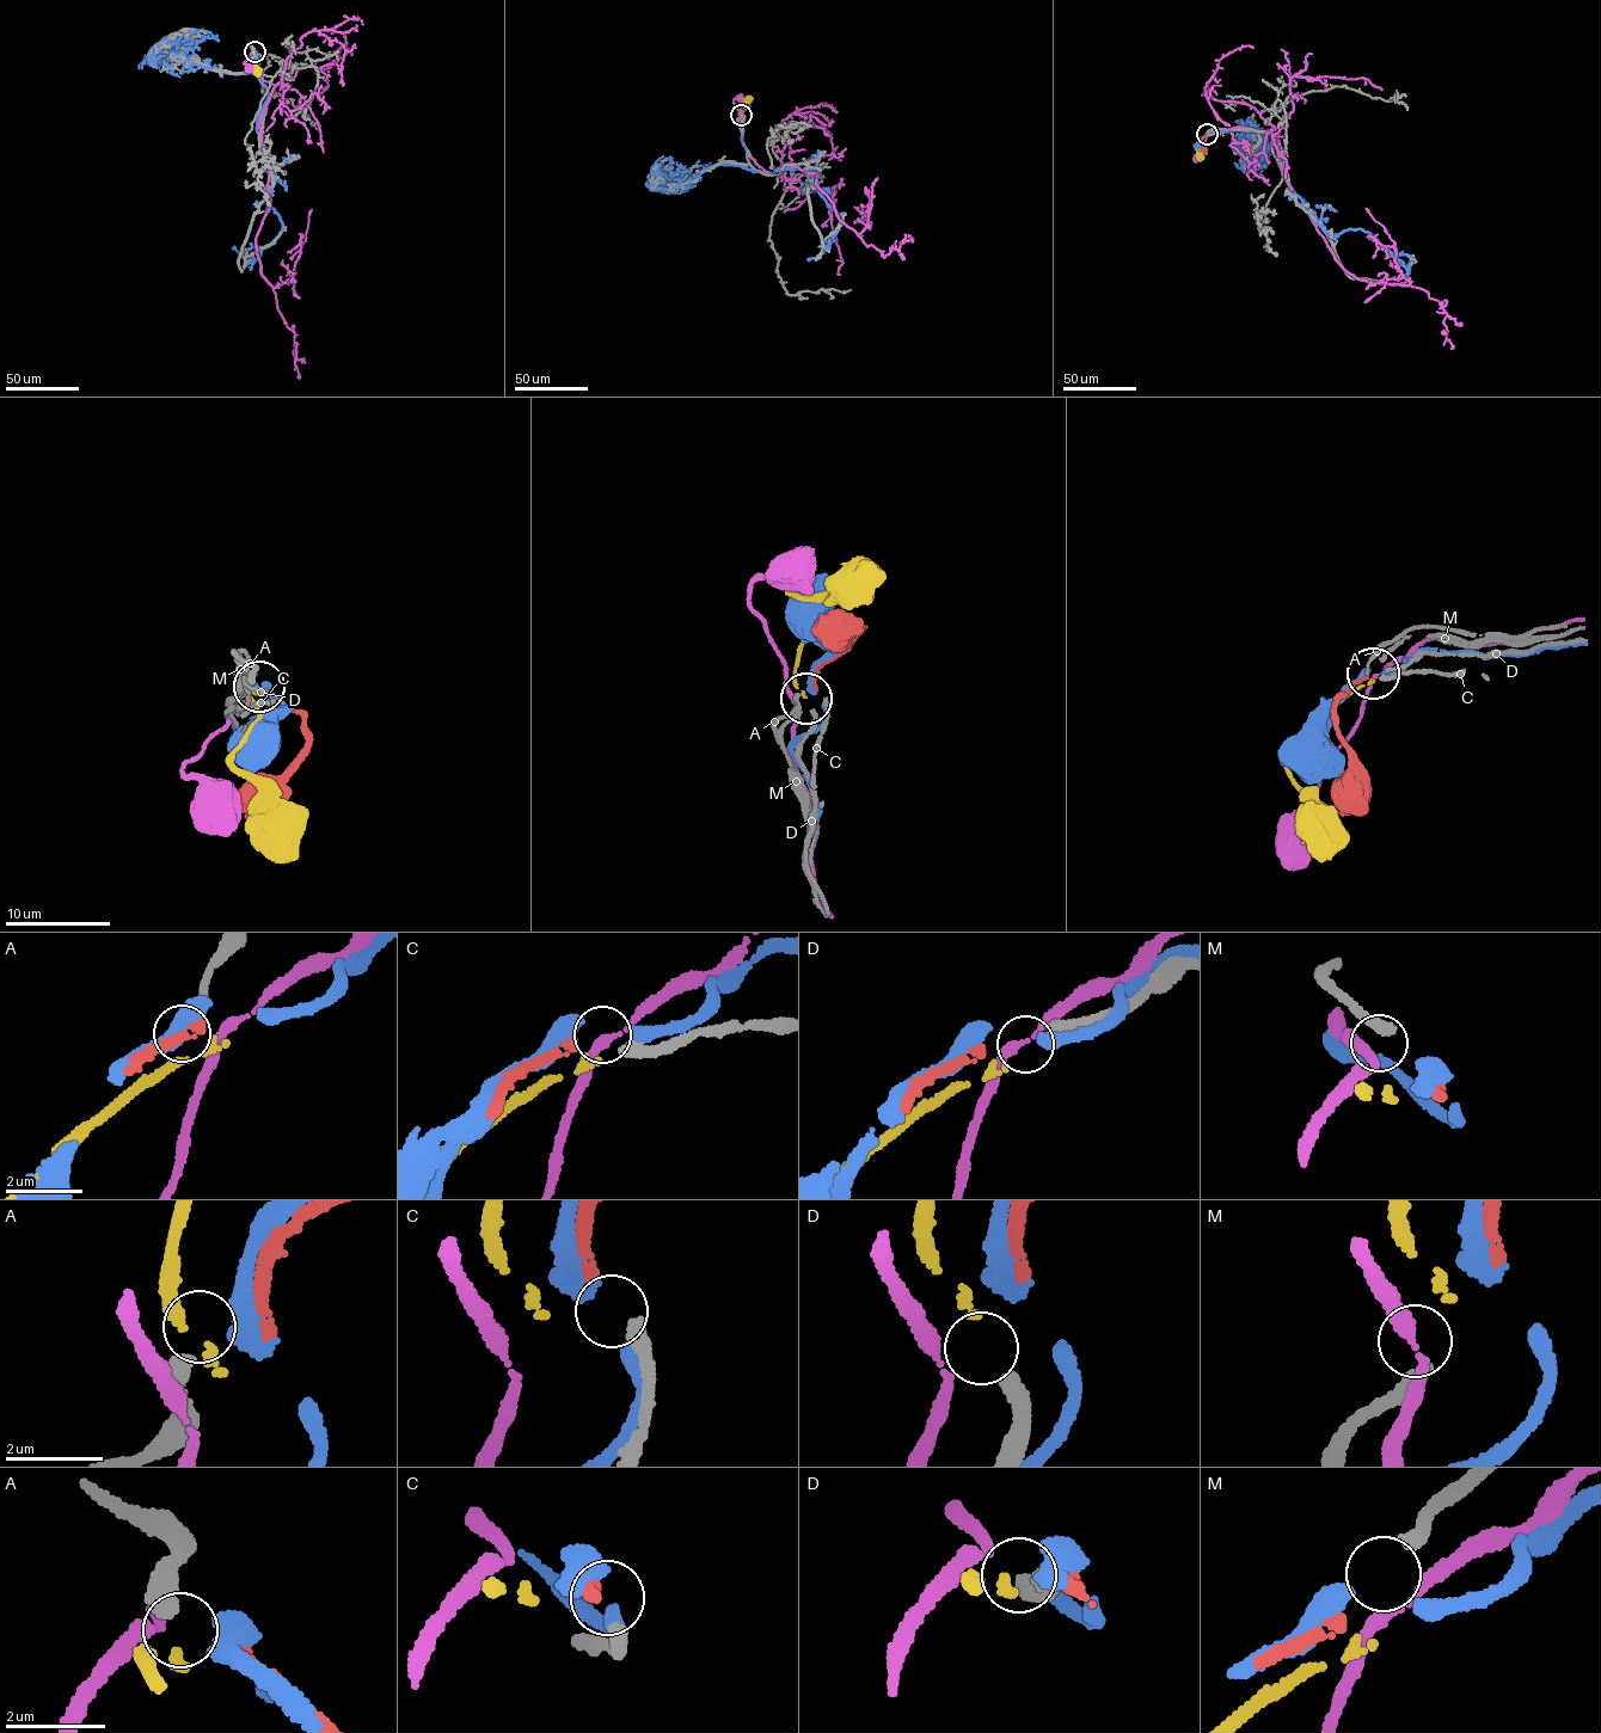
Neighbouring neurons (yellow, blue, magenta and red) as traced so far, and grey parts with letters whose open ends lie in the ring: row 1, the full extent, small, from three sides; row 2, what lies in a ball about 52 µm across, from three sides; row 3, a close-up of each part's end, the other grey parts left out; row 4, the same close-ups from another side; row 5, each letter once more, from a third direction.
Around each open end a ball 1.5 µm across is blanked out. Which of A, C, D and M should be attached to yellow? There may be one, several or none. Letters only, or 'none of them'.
D

